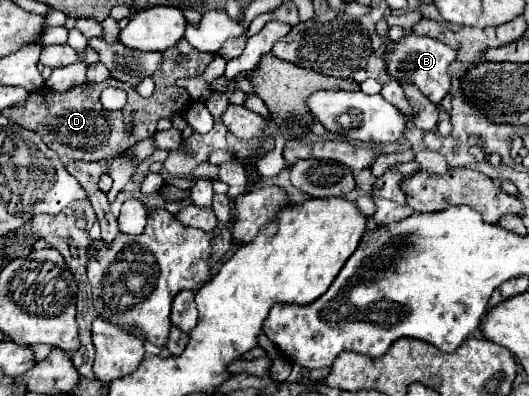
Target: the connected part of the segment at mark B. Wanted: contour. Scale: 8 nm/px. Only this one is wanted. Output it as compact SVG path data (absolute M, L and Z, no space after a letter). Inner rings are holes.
M409 33L395 45L393 55L389 57L387 71L391 73L391 77L395 81L415 83L423 91L423 95L427 95L437 105L447 95L447 91L451 87L449 65L451 65L451 61L455 61L455 57L457 57L457 51L453 47L447 47L445 43L441 43L439 39L419 37L419 35Z

